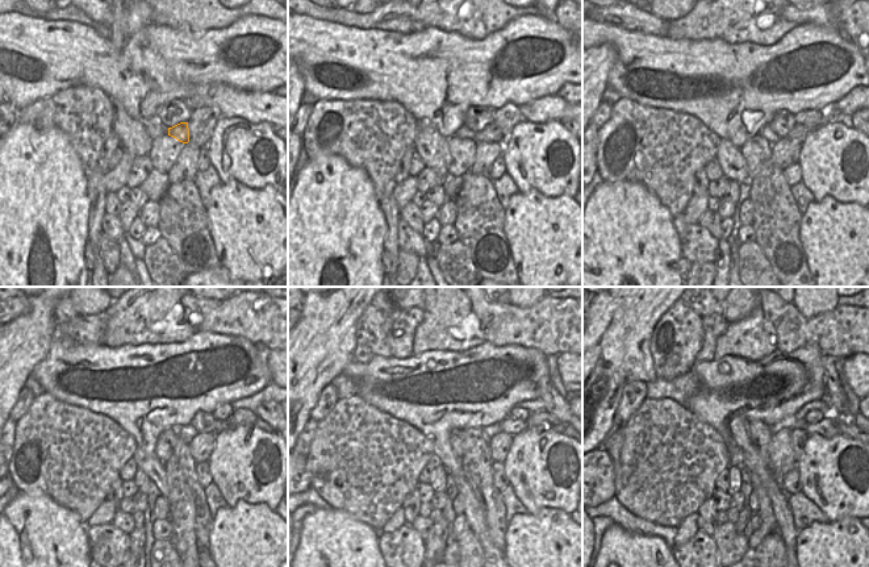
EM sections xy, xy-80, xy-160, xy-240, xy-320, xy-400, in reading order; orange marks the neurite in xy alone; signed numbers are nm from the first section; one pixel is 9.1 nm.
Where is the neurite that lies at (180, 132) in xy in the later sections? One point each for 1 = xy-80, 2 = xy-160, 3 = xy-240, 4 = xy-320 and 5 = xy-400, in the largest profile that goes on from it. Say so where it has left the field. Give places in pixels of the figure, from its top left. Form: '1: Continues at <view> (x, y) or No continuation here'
1: Continues at xy-80 (491, 133)
2: Continues at xy-160 (799, 132)
3: Continues at xy-240 (239, 416)
4: Continues at xy-320 (543, 421)
5: Continues at xy-400 (847, 426).

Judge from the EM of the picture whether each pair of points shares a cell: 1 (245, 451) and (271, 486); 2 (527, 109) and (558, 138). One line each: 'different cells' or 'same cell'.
1: same cell
2: different cells

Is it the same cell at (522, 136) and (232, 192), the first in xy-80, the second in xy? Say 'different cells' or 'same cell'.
different cells

